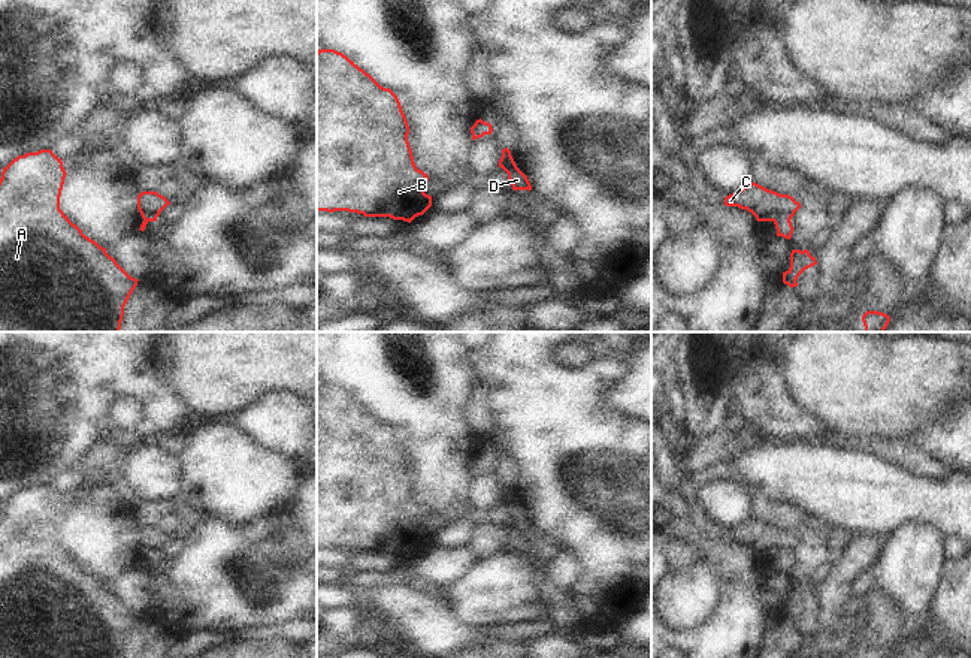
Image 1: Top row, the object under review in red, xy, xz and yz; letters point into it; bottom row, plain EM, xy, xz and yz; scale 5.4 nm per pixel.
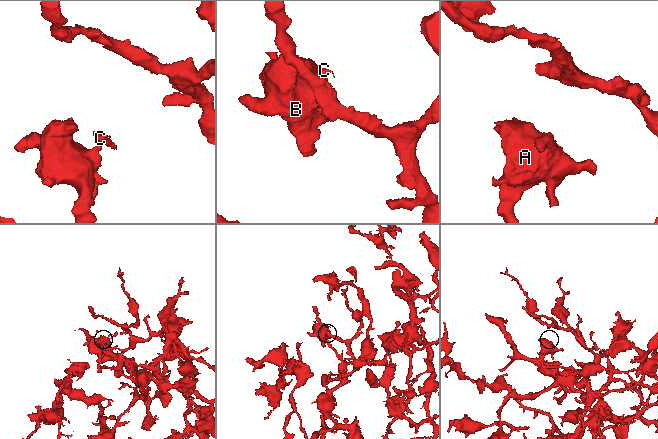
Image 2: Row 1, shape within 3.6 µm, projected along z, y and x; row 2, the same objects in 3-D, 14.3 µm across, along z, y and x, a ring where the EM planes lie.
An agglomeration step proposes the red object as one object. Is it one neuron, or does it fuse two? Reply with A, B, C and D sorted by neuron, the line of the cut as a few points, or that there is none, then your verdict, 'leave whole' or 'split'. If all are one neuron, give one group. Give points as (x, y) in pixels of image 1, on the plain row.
groups A B / C D; cut yz (774, 555), (789, 557); split

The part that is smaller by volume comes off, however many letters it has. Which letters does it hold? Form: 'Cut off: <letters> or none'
Cut off: C, D.

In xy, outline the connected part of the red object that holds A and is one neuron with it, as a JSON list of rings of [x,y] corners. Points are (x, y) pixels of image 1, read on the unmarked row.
[[[51,485],[27,488],[13,494],[3,502],[0,513],[0,658],[121,658],[124,642],[137,621],[136,613],[130,612],[114,592],[106,588],[96,576],[90,574],[73,559],[60,544],[60,531],[66,513],[61,494]]]

